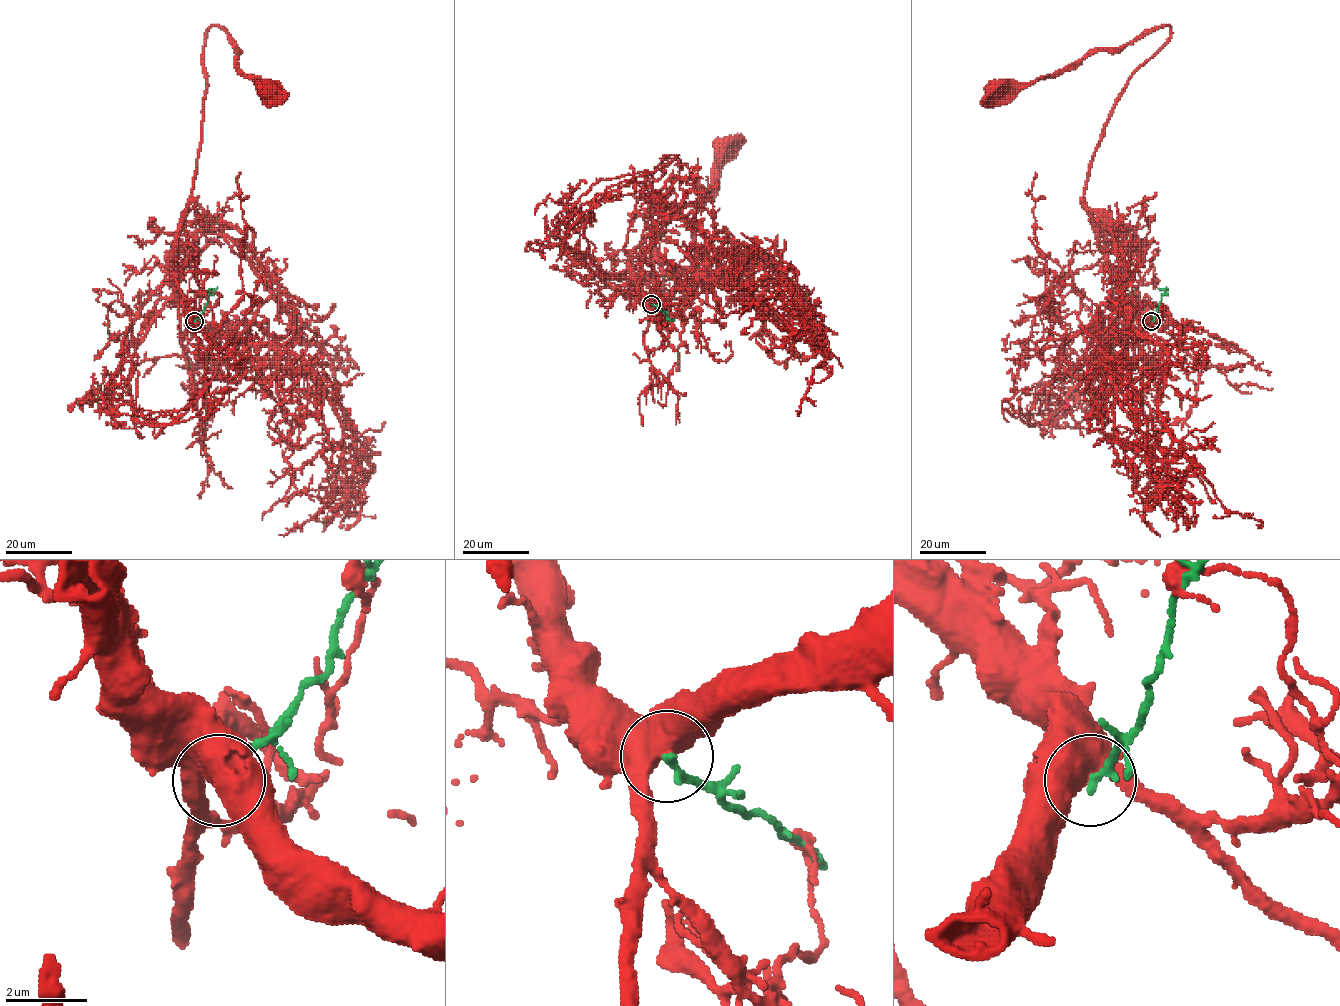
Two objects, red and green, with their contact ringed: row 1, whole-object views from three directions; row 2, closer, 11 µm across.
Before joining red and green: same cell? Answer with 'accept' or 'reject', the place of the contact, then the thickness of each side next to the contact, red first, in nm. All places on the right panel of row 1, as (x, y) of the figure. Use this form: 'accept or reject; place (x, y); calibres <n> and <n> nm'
reject; place (1151, 321); calibres 500 and 220 nm

